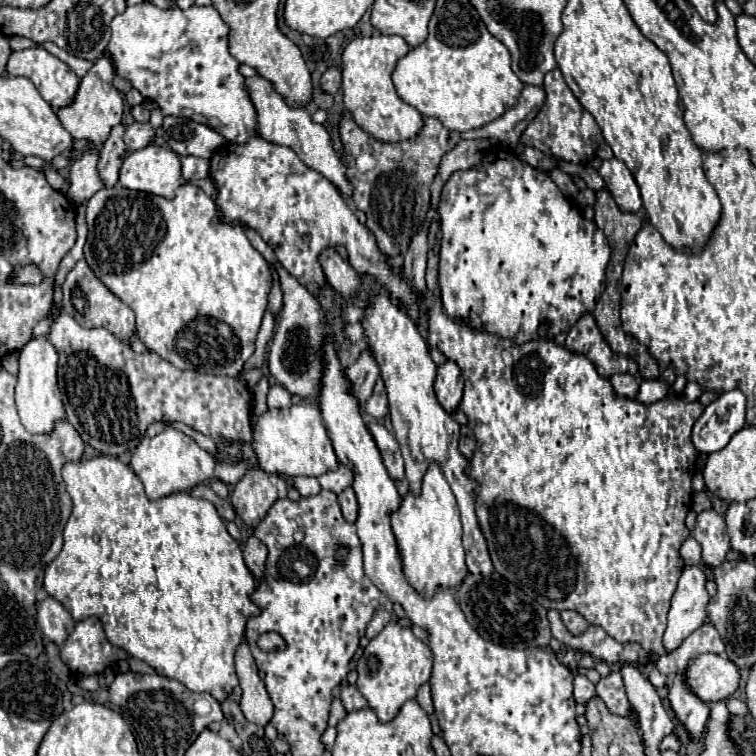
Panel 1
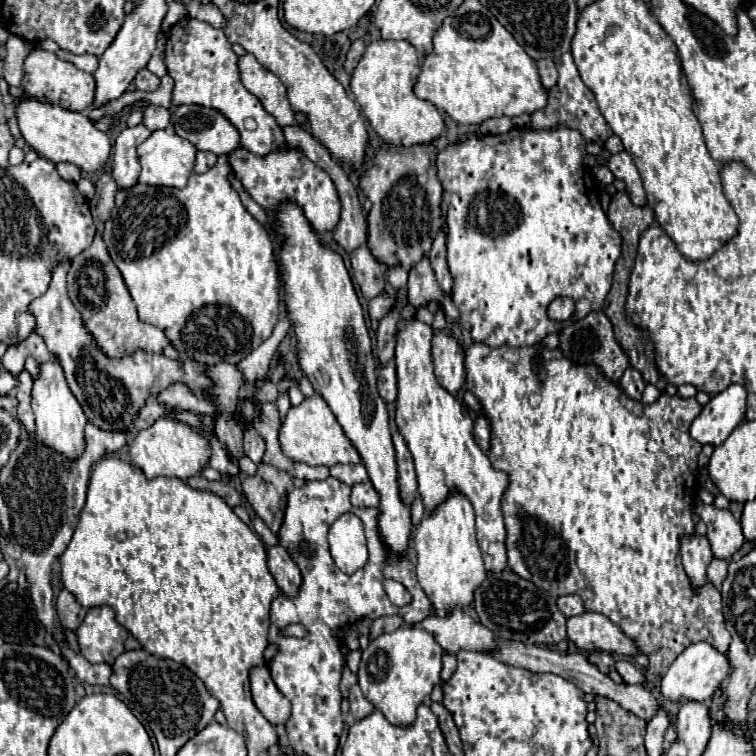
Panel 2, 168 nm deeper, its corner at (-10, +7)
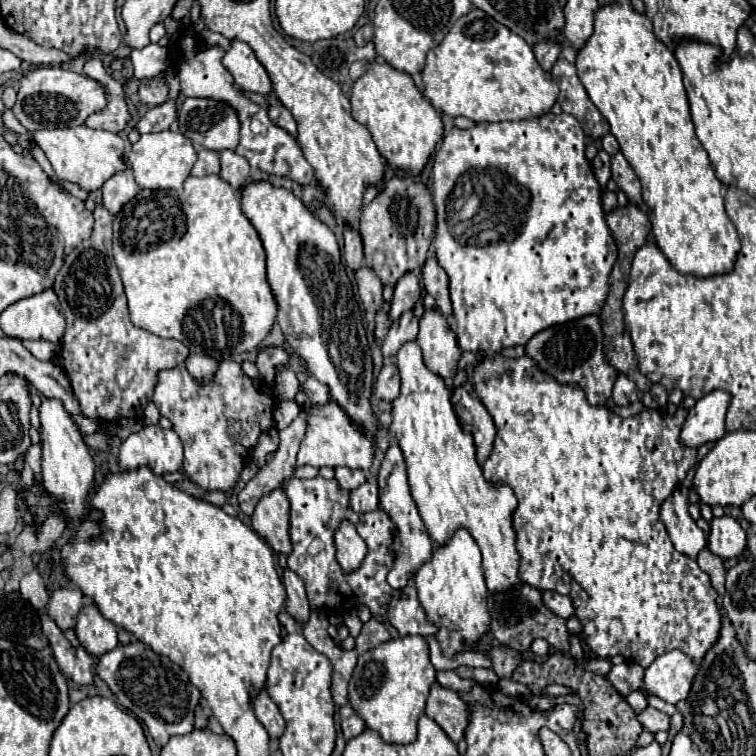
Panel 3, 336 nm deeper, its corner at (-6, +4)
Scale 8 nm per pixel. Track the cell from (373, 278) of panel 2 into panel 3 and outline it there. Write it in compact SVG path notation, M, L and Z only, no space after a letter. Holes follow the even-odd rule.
M362 266L356 270L356 282L358 282L358 294L364 308L370 312L380 310L384 300L382 300L382 282L376 276L376 272L372 272L372 268L368 266Z

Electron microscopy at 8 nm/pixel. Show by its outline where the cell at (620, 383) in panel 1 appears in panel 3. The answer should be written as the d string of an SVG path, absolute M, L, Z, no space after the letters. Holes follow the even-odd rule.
M620 374L614 384L614 390L612 390L612 402L616 406L628 406L636 400L640 400L640 392L638 392L636 384L628 376Z

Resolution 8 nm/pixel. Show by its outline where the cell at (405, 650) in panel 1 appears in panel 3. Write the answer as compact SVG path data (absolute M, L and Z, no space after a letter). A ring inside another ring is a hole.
M422 636L390 638L388 642L358 656L350 680L350 704L386 742L410 744L416 738L416 722L424 712L436 670L430 664L428 642Z

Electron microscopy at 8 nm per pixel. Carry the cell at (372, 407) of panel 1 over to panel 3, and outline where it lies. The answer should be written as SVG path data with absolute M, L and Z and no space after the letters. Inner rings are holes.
M386 364L386 366L380 370L380 374L378 374L376 382L374 382L374 394L376 394L376 398L380 398L380 400L392 402L392 400L398 396L398 392L400 392L398 368L396 368L396 364Z

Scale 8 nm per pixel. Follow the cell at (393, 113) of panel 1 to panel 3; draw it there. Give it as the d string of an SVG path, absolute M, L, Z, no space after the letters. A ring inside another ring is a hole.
M366 62L366 72L352 84L352 116L356 122L366 126L374 138L374 144L378 152L394 166L400 170L408 170L412 174L418 174L426 160L430 158L432 150L436 148L436 142L442 138L442 120L434 106L422 96L418 86L414 84L412 76L408 72L396 70L388 62Z

